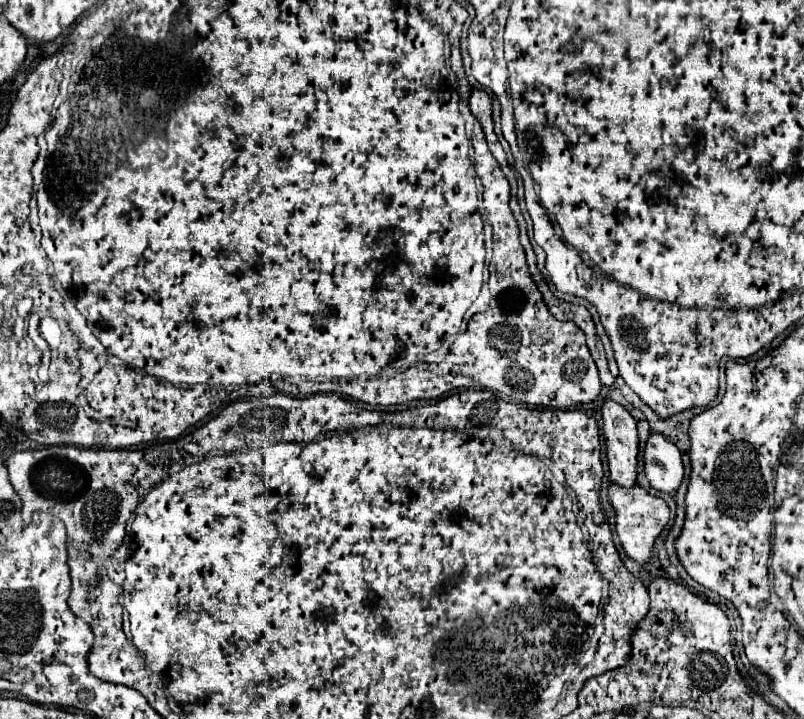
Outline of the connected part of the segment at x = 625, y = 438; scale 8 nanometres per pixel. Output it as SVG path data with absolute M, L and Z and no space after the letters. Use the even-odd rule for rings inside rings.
M612 401L604 403L602 421L610 479L620 487L634 487L638 477L636 421L622 405Z

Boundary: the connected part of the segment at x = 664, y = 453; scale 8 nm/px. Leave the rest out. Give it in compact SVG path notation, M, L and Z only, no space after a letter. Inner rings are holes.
M652 433L644 451L644 469L650 485L656 491L676 495L682 477L684 465L680 459L680 451L668 437L660 433Z

